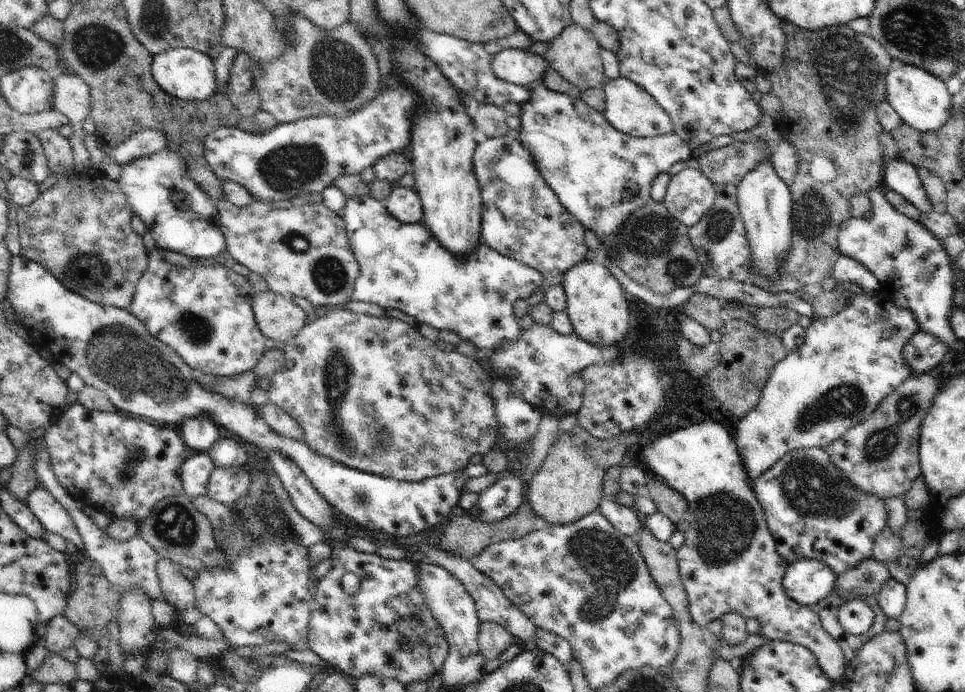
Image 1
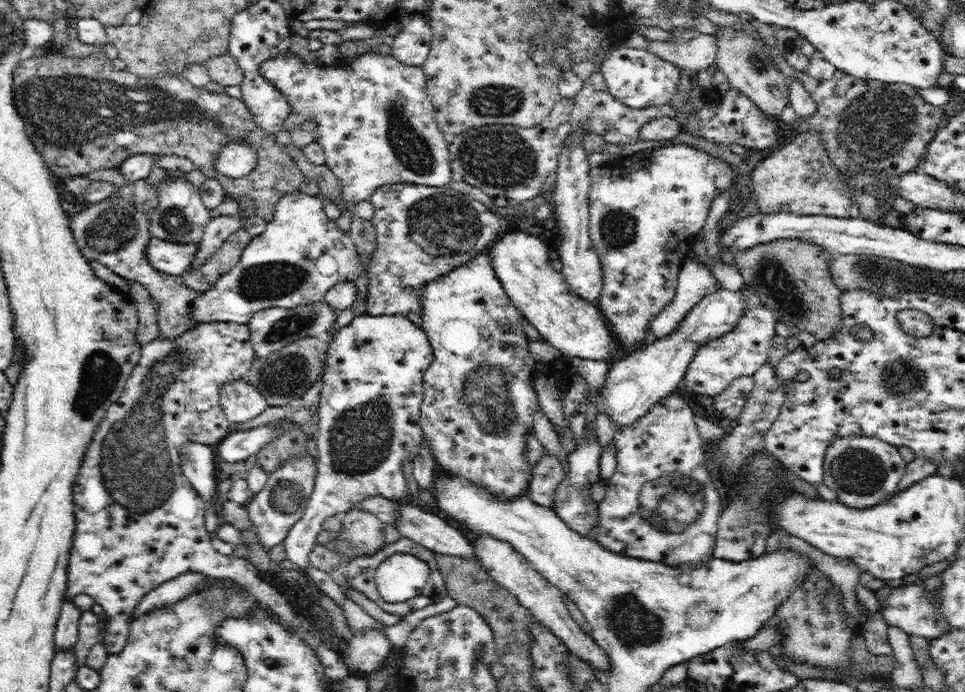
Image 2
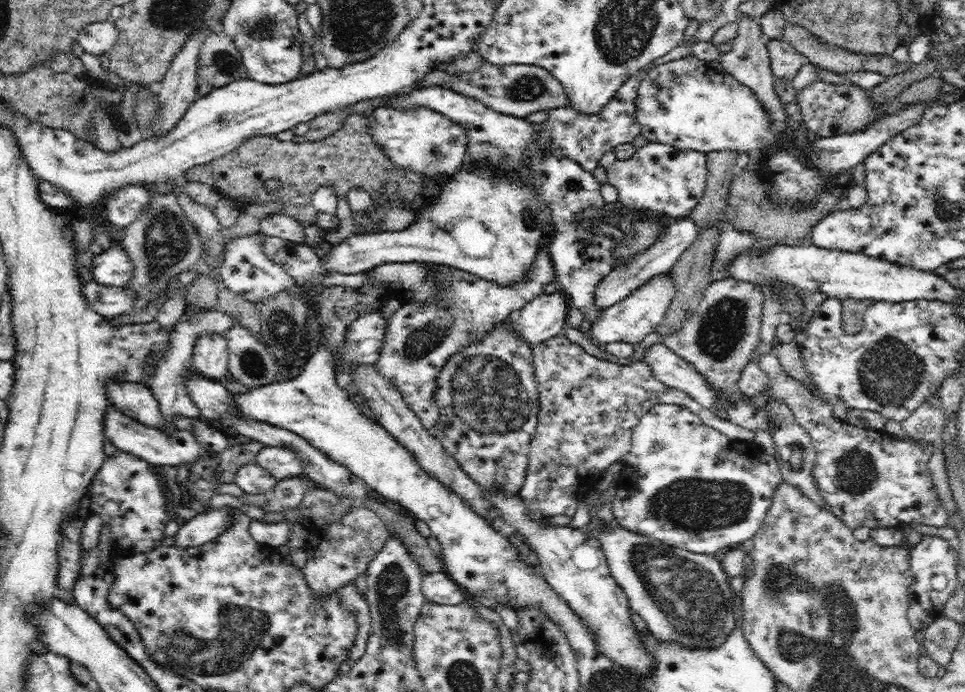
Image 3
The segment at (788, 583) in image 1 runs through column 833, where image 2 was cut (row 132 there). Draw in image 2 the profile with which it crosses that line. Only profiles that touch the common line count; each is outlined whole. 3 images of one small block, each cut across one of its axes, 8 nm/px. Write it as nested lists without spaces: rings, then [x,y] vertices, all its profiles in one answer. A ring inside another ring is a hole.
[[[578,125],[565,138],[557,158],[557,179],[552,185],[551,203],[556,214],[557,225],[560,233],[560,246],[558,253],[562,261],[564,278],[568,281],[571,290],[574,290],[580,298],[596,303],[602,294],[604,286],[602,266],[600,259],[594,251],[590,226],[590,164],[588,153],[582,149],[582,138],[588,130]]]

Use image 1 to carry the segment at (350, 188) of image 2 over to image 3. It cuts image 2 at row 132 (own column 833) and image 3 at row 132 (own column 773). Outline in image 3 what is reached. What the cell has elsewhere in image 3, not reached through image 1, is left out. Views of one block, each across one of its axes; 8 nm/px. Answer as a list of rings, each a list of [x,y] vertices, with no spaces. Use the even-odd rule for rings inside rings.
[[[384,105],[367,114],[372,119],[370,133],[374,141],[382,145],[390,161],[418,173],[422,179],[436,178],[438,174],[454,176],[466,161],[468,139],[464,127],[427,106],[394,108]]]

